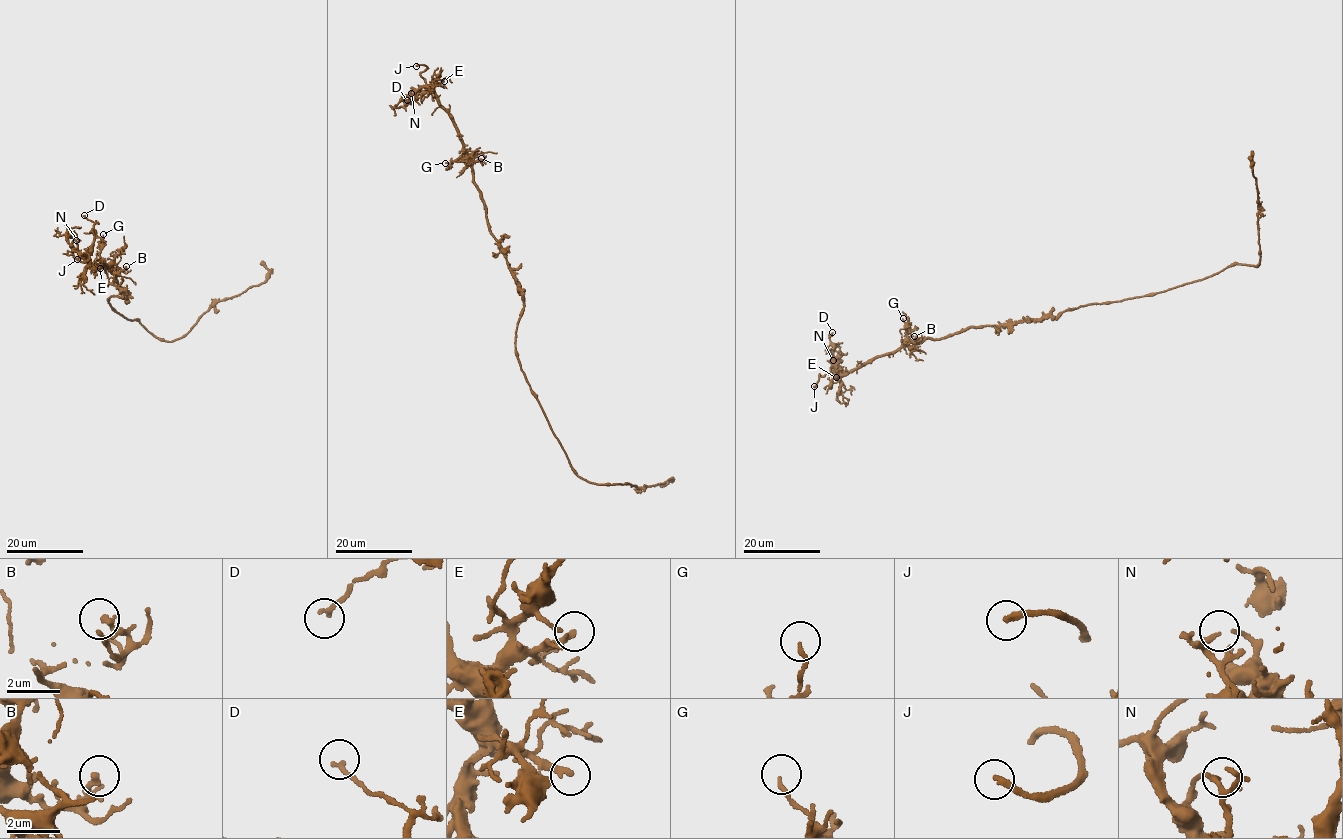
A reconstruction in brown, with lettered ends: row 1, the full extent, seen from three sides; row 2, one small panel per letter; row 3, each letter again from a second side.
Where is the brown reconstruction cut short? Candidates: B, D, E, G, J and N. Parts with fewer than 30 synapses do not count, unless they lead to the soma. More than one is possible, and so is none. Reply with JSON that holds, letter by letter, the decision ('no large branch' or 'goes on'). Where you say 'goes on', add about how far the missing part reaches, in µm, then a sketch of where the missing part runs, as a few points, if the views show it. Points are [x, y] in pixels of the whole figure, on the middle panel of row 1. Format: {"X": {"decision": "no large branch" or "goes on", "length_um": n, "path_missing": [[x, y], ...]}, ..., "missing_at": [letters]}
{"B": {"decision": "no large branch"}, "D": {"decision": "no large branch"}, "E": {"decision": "goes on", "length_um": 15, "path_missing": [[444, 81], [454, 81], [461, 66], [480, 58]]}, "G": {"decision": "no large branch"}, "J": {"decision": "goes on", "length_um": 70}, "N": {"decision": "no large branch"}, "missing_at": ["E", "J"]}

